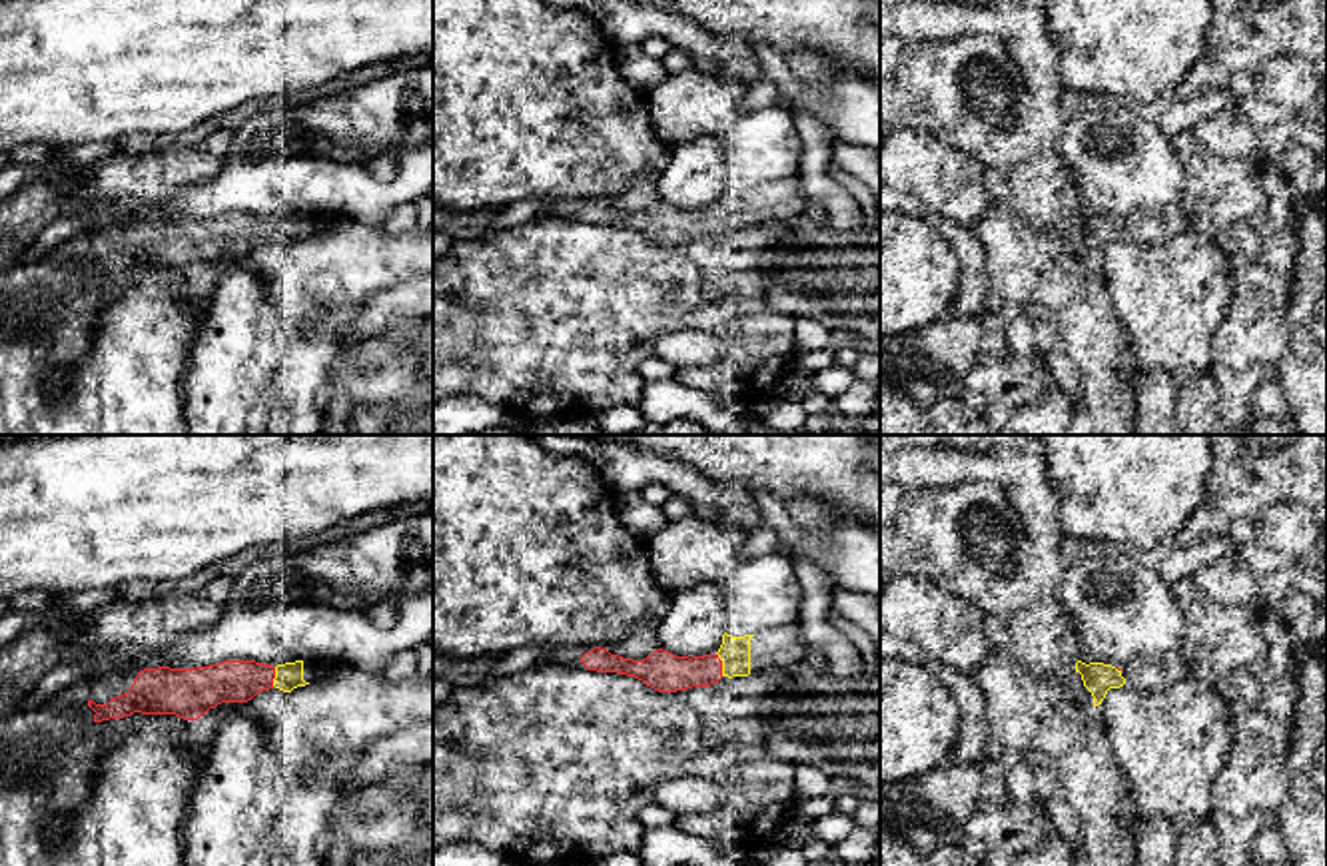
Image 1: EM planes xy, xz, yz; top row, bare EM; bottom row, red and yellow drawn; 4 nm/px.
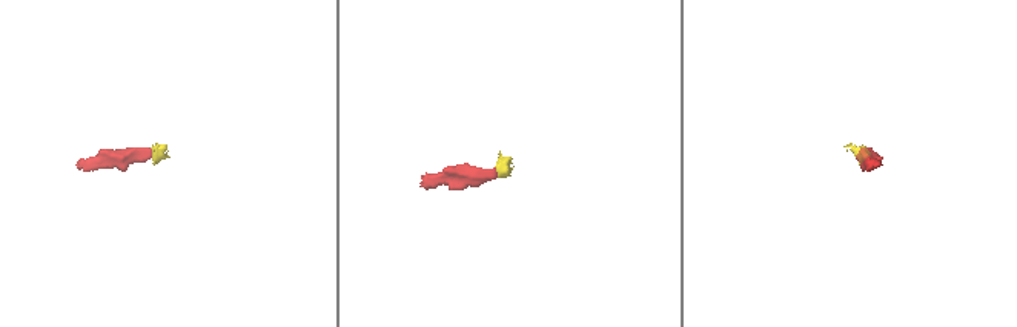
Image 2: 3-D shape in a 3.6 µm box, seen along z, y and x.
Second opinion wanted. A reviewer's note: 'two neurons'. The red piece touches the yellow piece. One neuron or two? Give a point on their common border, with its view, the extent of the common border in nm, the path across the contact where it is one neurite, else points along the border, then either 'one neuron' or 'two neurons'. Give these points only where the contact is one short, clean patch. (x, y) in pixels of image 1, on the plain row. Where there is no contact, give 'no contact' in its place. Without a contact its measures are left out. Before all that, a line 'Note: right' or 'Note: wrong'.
Note: wrong
meets red in xz at (721, 218); contact 100 nm long; one neuron

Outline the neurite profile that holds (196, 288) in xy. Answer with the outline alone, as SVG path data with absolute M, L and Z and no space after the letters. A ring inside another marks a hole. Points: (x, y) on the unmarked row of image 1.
M210 261L204 269L198 273L184 273L180 271L182 281L182 295L188 301L190 307L194 307L202 317L206 317L212 293L220 281L220 265L218 261Z

